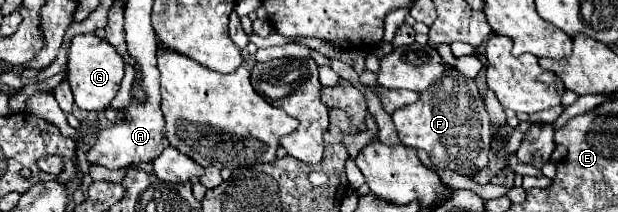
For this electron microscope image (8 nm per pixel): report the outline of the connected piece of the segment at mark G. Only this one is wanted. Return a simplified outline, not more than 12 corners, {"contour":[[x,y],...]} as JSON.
{"contour":[[75,35],[67,81],[77,107],[103,111],[125,61],[103,37]]}

